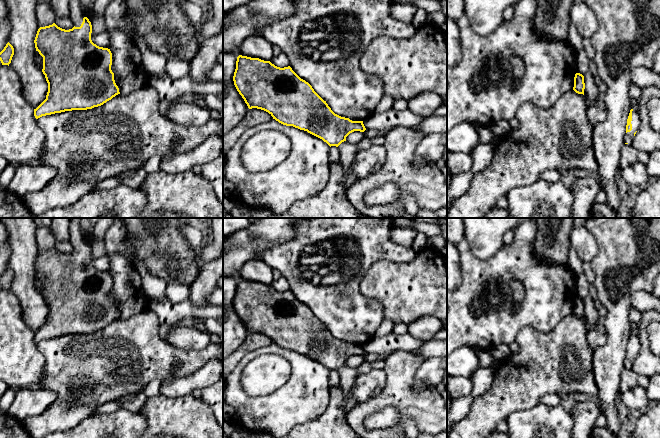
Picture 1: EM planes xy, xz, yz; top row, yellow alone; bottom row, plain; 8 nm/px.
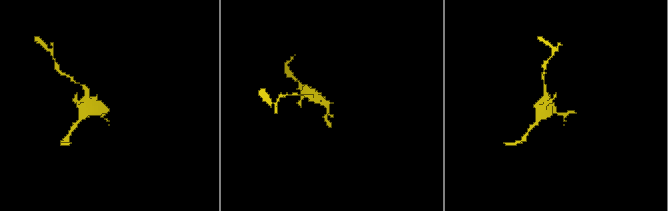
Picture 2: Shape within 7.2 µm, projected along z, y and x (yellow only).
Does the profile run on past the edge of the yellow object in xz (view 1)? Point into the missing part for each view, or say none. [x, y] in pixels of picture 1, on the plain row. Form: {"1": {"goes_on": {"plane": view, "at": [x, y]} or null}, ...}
{"1": {"goes_on": null}}

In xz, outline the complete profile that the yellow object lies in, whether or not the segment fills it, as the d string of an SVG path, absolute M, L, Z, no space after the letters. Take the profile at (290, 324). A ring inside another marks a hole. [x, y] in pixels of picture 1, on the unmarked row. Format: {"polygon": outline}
{"polygon": "M239 279L233 305L249 333L264 334L279 347L307 355L330 371L338 371L354 355L366 354L363 345L352 345L335 338L312 310L301 303L290 290L280 292L270 285Z"}

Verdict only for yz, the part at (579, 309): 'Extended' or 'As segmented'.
As segmented

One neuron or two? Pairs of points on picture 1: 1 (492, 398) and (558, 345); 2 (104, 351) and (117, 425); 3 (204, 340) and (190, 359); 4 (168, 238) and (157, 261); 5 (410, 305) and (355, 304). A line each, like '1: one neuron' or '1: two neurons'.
1: one neuron
2: two neurons
3: two neurons
4: one neuron
5: two neurons

